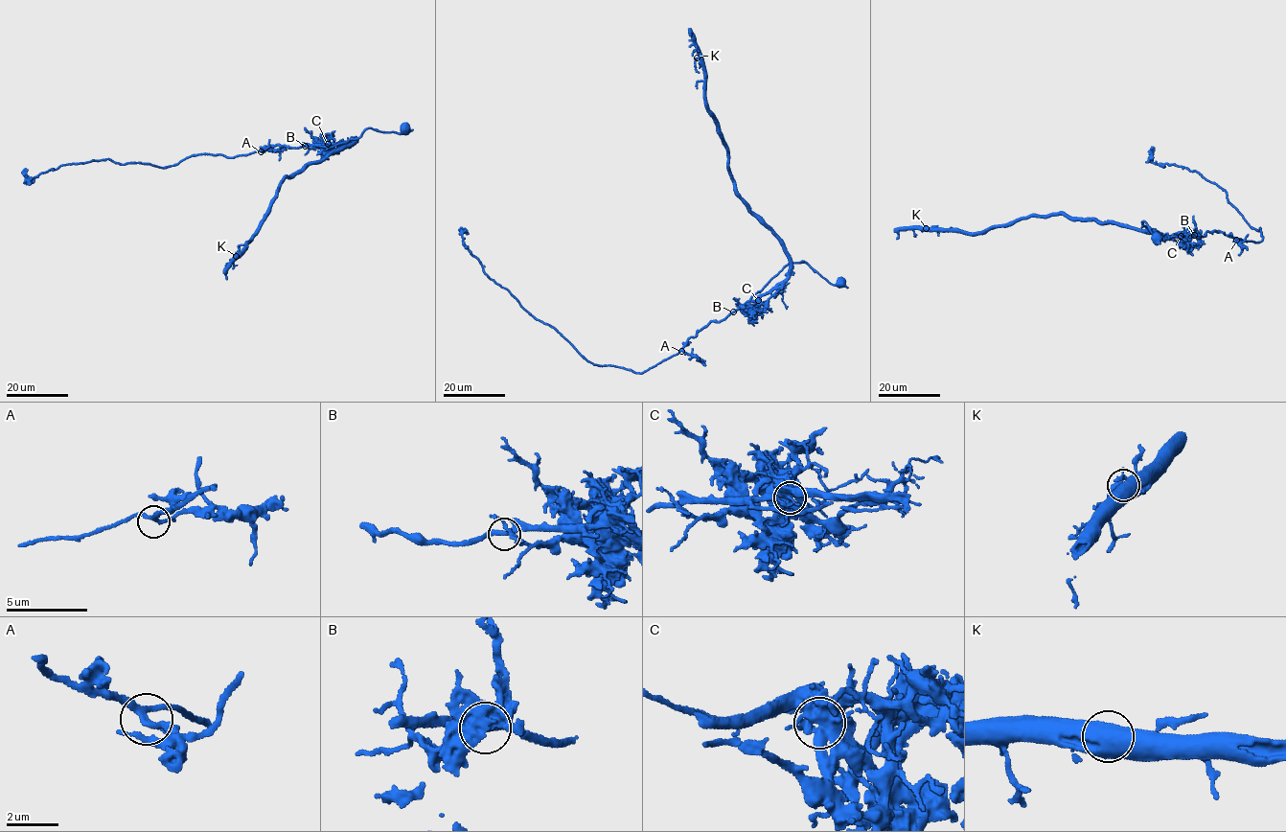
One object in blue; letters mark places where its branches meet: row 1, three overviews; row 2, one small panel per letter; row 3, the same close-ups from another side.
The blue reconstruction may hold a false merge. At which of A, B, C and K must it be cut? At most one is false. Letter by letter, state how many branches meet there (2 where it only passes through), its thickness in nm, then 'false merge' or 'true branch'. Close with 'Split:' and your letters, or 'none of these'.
A: branches 3; calibre 240 nm; true branch
B: branches 2; calibre 300 nm; true branch
C: branches 5; calibre 600 nm; false merge
K: branches 3; calibre 400 nm; true branch
Split: C

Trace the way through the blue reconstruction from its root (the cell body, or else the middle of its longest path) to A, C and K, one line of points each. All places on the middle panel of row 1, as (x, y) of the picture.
A: (734, 312), (702, 327), (687, 340), (681, 351)
C: (734, 312), (748, 301), (758, 300)
K: (734, 312), (781, 284), (790, 257), (782, 242), (736, 190), (728, 150), (705, 104), (704, 63), (697, 57)

